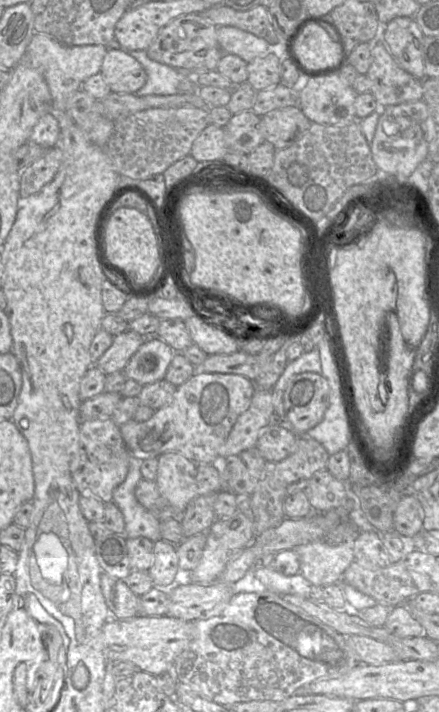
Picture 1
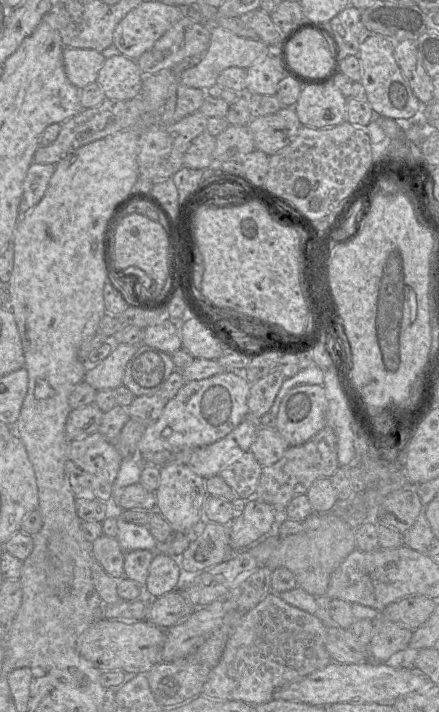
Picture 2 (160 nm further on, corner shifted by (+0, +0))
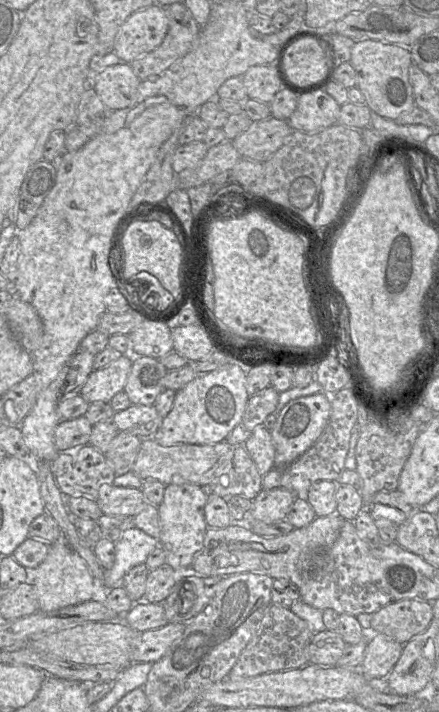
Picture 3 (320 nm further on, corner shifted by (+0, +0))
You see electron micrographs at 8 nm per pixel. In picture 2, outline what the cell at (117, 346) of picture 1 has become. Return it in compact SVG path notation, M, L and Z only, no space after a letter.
M114 345L112 352L96 366L87 366L84 381L96 391L115 390L123 383L127 363L136 353L136 346Z

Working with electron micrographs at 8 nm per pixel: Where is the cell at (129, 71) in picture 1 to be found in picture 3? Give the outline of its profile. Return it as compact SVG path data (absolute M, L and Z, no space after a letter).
M121 62L100 70L94 90L107 111L116 111L130 105L140 81L130 63Z

